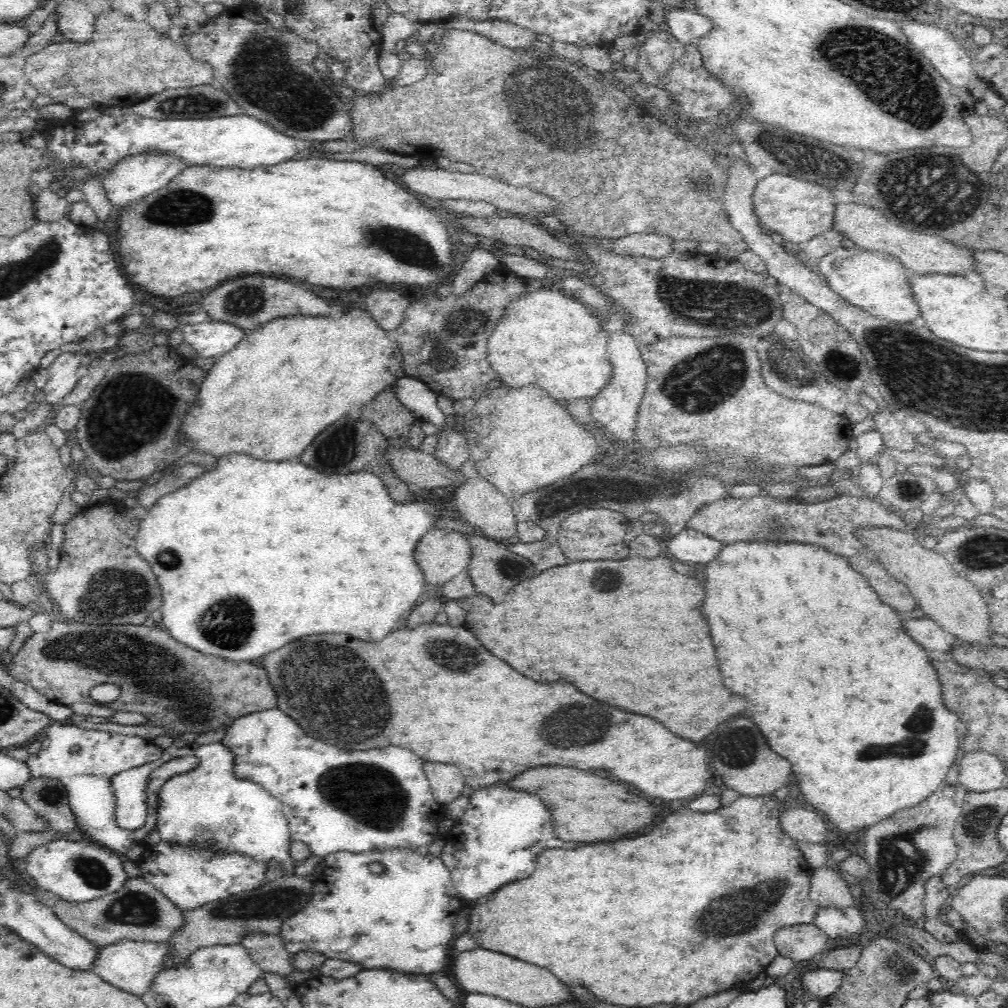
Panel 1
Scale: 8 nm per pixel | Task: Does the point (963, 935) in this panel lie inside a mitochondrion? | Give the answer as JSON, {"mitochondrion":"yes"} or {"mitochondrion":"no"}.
{"mitochondrion":"no"}

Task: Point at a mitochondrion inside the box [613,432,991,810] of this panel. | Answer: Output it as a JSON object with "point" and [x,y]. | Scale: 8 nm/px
{"point":[919,723]}

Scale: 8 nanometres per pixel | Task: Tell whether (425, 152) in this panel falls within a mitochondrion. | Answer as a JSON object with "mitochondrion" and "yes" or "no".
{"mitochondrion":"no"}

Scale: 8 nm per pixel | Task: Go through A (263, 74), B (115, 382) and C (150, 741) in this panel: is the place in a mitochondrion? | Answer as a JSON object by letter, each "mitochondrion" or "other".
{"A":"mitochondrion","B":"mitochondrion","C":"other"}

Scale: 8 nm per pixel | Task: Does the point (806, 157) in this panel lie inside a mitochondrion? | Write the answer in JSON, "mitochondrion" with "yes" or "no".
{"mitochondrion":"yes"}

